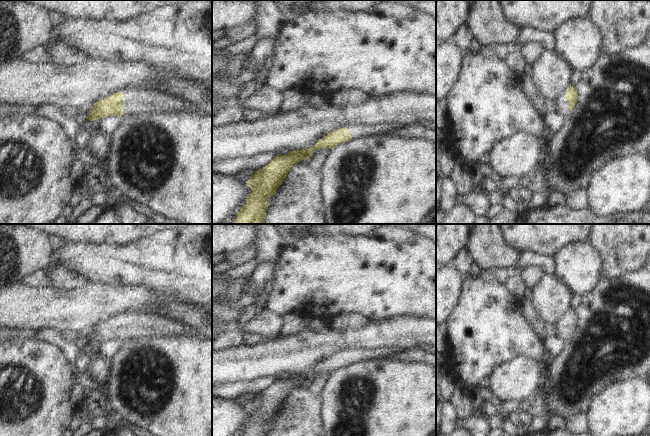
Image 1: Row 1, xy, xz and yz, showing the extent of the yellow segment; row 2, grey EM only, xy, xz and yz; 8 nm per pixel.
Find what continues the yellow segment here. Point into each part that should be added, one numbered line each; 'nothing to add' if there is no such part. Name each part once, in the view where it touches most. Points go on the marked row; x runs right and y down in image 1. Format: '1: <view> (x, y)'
1: yz (562, 105).

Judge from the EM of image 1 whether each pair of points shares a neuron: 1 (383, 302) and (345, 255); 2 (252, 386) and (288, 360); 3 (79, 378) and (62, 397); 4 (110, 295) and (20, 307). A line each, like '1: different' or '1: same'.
1: same
2: different
3: different
4: same

